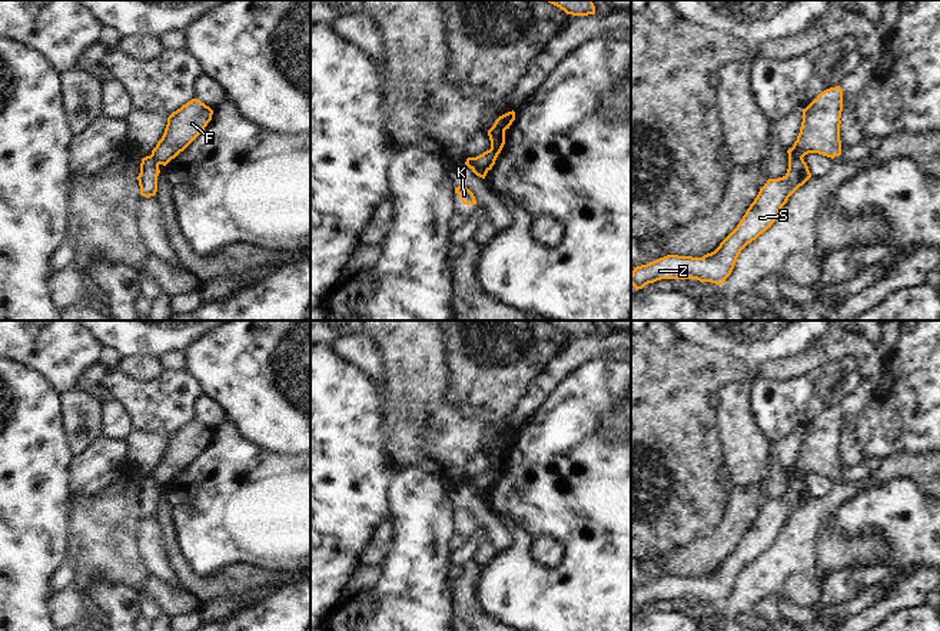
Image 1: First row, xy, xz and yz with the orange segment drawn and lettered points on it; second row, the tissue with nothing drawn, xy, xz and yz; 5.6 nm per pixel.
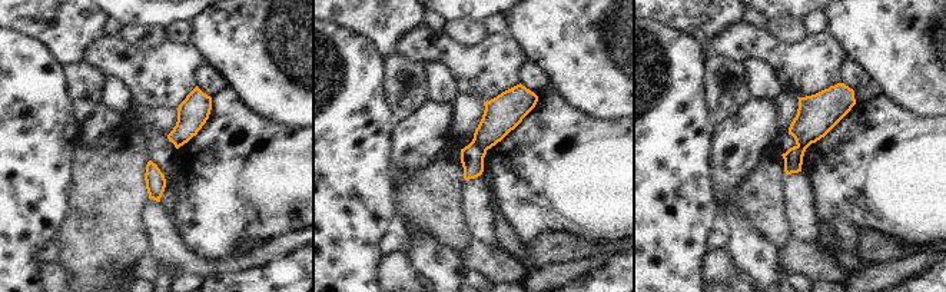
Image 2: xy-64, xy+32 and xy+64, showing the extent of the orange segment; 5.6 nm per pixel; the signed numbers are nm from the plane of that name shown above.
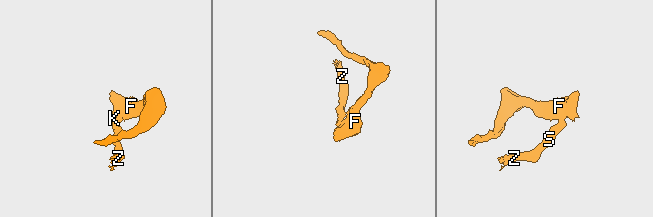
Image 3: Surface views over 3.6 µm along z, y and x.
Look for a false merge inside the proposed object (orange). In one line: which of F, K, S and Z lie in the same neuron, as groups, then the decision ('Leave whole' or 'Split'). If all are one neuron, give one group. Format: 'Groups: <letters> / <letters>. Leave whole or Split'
Groups: F K / S Z. Split.

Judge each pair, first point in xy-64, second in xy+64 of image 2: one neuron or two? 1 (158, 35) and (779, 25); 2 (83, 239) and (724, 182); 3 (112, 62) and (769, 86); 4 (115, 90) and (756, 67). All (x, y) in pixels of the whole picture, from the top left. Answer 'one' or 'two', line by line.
1: one
2: two
3: two
4: one

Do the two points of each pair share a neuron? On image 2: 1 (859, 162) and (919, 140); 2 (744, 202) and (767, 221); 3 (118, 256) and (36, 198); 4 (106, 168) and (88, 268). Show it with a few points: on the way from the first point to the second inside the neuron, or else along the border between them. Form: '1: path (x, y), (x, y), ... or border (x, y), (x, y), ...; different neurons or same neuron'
1: path (873, 162), (898, 162), (905, 155); same neuron
2: path (750, 203), (762, 215); same neuron
3: border (69, 185), (69, 206), (63, 222), (52, 239); different neurons
4: path (106, 192), (105, 221), (99, 244); same neuron

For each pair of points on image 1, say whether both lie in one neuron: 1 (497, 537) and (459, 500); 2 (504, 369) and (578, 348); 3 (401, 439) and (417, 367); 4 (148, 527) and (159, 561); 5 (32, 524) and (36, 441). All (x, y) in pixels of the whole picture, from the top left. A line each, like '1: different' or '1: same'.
1: same
2: different
3: same
4: same
5: same

